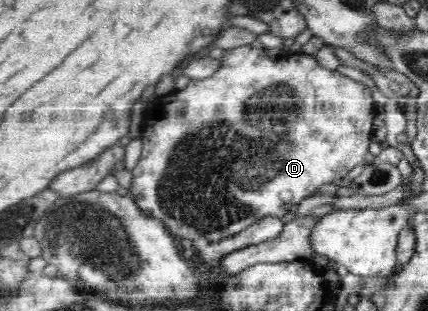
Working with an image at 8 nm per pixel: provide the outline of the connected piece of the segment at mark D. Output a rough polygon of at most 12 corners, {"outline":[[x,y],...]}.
{"outline":[[224,50],[154,99],[128,190],[199,244],[367,151],[362,82]]}

